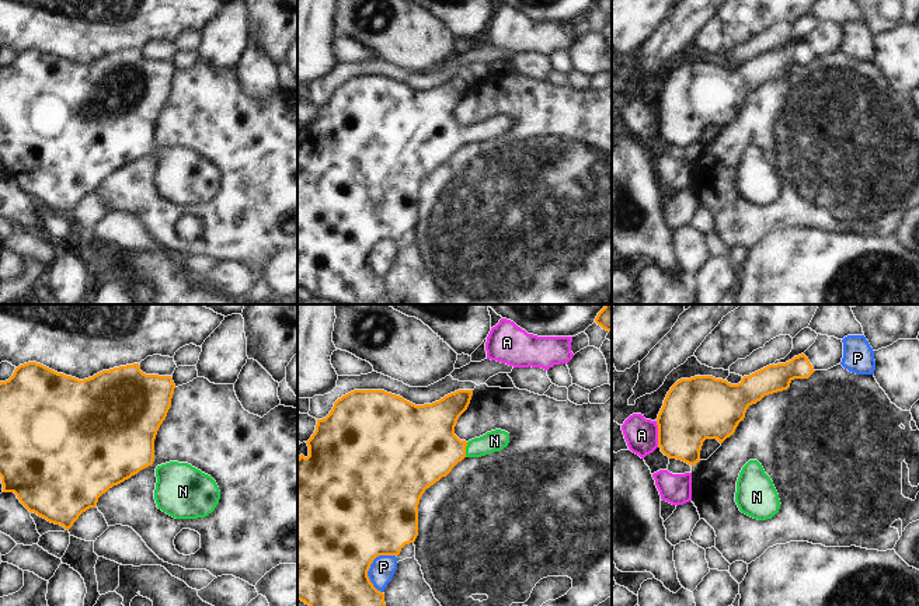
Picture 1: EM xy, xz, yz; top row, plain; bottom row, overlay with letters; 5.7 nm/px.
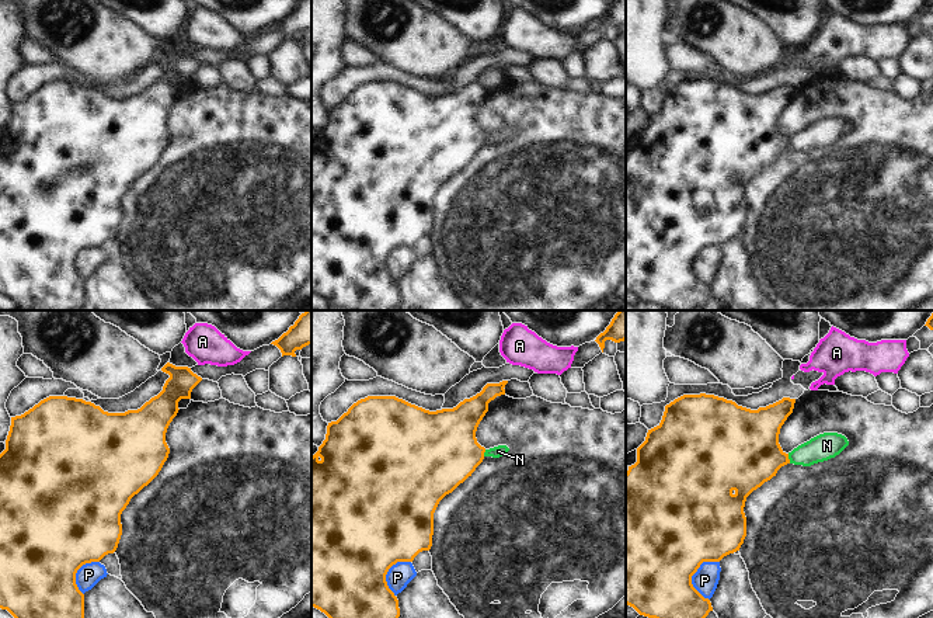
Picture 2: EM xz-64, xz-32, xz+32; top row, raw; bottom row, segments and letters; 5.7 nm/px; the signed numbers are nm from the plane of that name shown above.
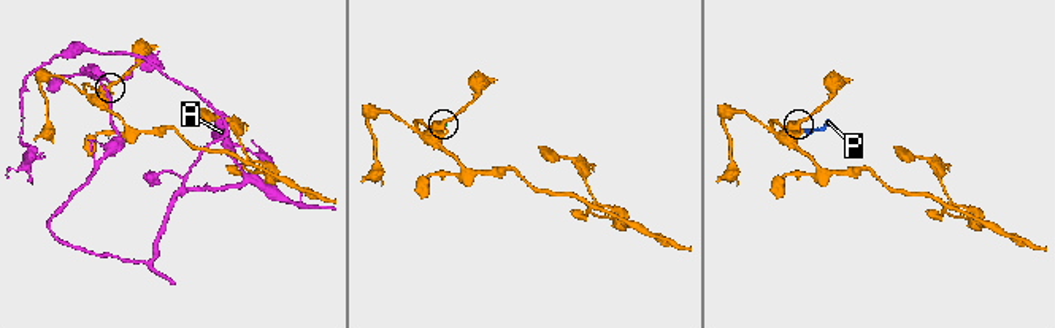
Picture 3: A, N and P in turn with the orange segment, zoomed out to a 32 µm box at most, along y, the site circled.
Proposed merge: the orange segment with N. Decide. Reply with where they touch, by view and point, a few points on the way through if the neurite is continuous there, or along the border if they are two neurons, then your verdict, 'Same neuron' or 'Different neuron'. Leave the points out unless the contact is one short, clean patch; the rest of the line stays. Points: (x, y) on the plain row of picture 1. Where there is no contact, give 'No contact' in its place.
Touches orange at xz (465, 135). Path across: xz (421, 133), (465, 135), (477, 133), (494, 126). Same neuron

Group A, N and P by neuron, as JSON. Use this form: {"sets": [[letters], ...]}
{"sets": [["A"], ["N"], ["P"]]}

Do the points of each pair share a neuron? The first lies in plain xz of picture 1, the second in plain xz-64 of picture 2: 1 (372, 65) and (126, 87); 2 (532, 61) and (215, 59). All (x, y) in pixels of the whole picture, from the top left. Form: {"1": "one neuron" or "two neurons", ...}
{"1": "two neurons", "2": "two neurons"}

